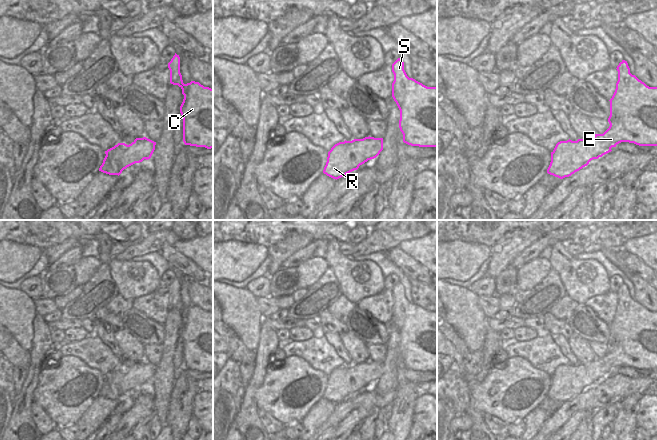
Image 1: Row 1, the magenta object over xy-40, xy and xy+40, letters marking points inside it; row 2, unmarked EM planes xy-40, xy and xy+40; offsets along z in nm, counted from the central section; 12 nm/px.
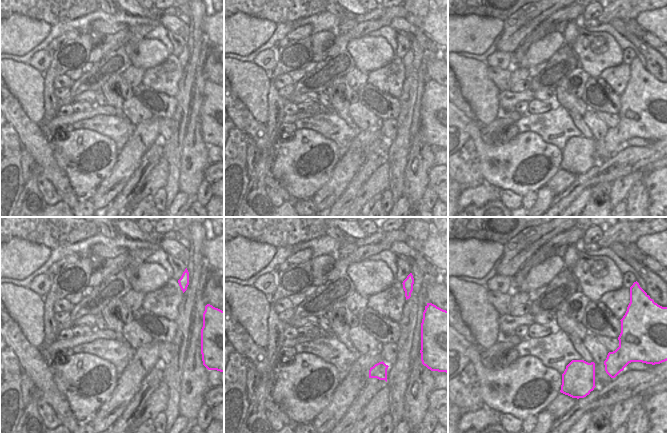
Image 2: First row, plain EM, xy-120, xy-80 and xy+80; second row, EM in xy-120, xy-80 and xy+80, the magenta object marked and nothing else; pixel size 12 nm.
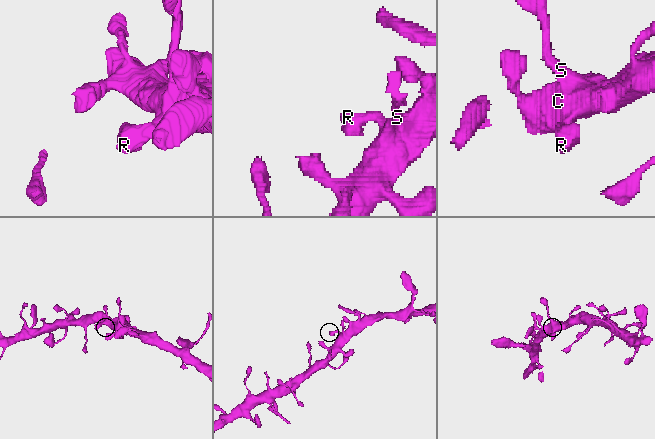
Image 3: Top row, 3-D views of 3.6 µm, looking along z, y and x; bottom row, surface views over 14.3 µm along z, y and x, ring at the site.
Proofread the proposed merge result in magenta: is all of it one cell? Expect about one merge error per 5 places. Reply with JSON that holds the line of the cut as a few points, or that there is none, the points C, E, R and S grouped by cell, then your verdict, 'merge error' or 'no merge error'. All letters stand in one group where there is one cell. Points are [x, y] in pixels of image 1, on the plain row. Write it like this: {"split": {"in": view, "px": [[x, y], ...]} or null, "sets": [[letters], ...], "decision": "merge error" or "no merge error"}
{"split": null, "sets": [["C", "E", "R", "S"]], "decision": "no merge error"}

